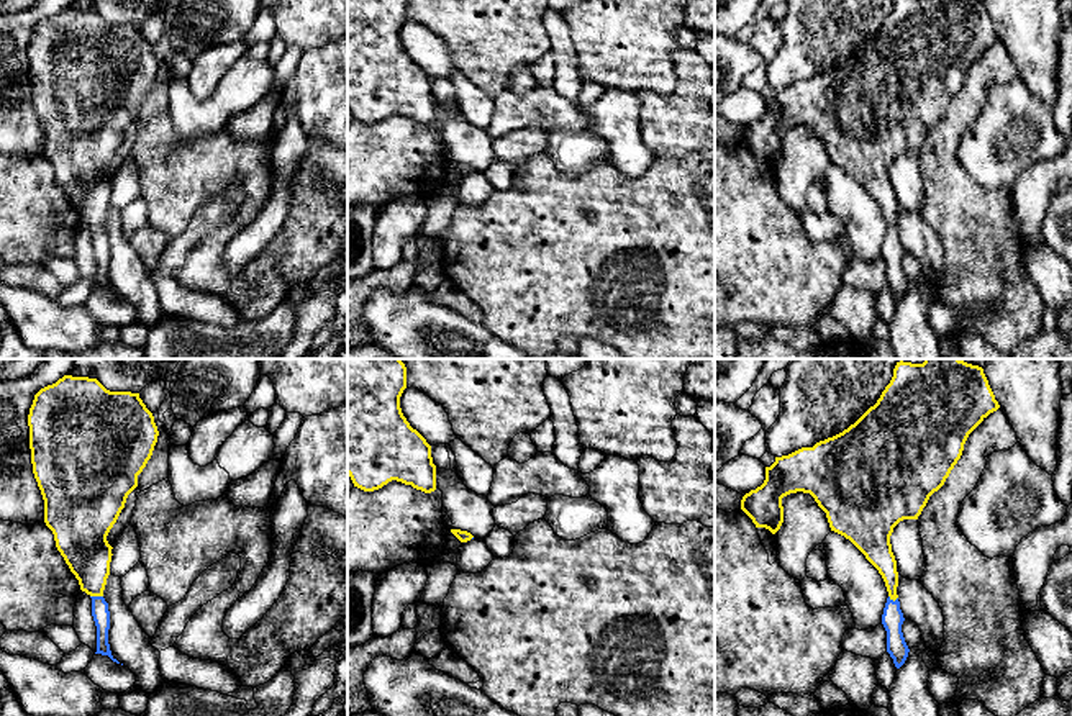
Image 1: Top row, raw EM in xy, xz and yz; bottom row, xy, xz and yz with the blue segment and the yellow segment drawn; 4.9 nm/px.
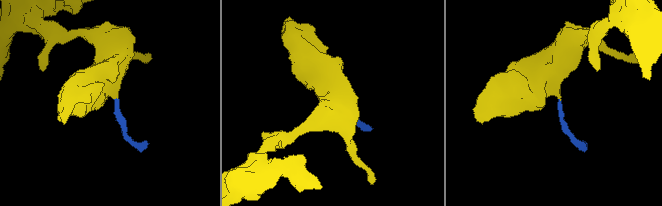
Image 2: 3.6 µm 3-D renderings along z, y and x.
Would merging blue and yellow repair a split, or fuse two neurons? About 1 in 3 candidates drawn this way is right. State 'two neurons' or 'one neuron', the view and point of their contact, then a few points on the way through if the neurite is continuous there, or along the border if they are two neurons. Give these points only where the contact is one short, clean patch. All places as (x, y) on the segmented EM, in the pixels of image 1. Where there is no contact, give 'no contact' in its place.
one neuron; contact xy (97, 597); way xy (100, 613), (97, 597), (92, 567), (84, 548)

